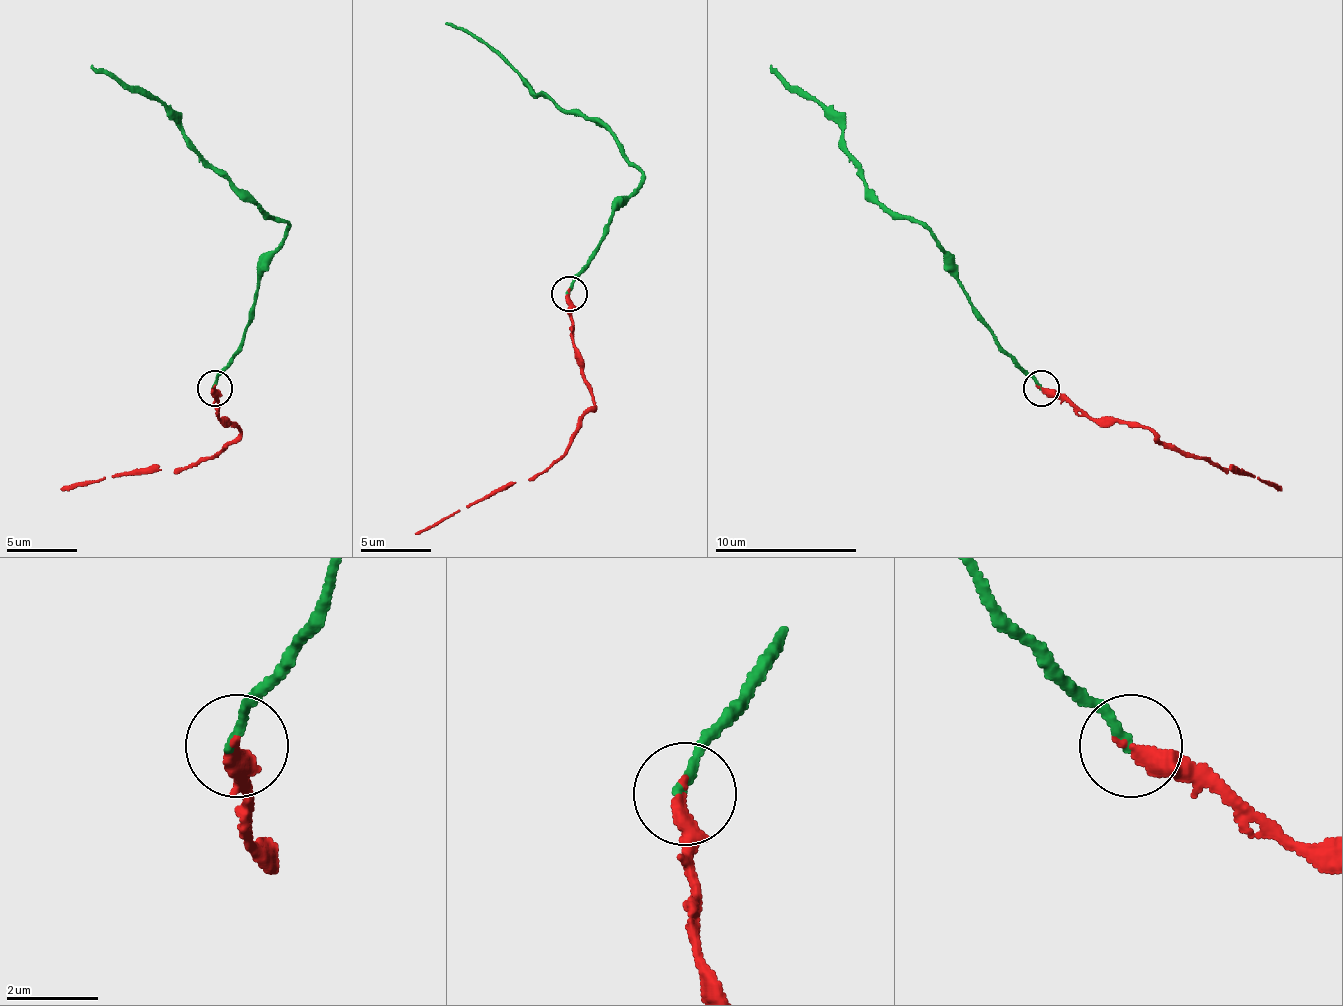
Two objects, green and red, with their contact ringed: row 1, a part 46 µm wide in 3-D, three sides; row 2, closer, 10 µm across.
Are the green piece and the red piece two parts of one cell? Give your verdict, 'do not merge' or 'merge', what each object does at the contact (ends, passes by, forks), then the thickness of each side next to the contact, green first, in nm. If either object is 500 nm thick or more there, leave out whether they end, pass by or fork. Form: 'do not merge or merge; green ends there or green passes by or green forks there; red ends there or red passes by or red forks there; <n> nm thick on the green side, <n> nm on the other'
merge; green ends there; red ends there; 240 nm thick on the green side, 400 nm on the other

